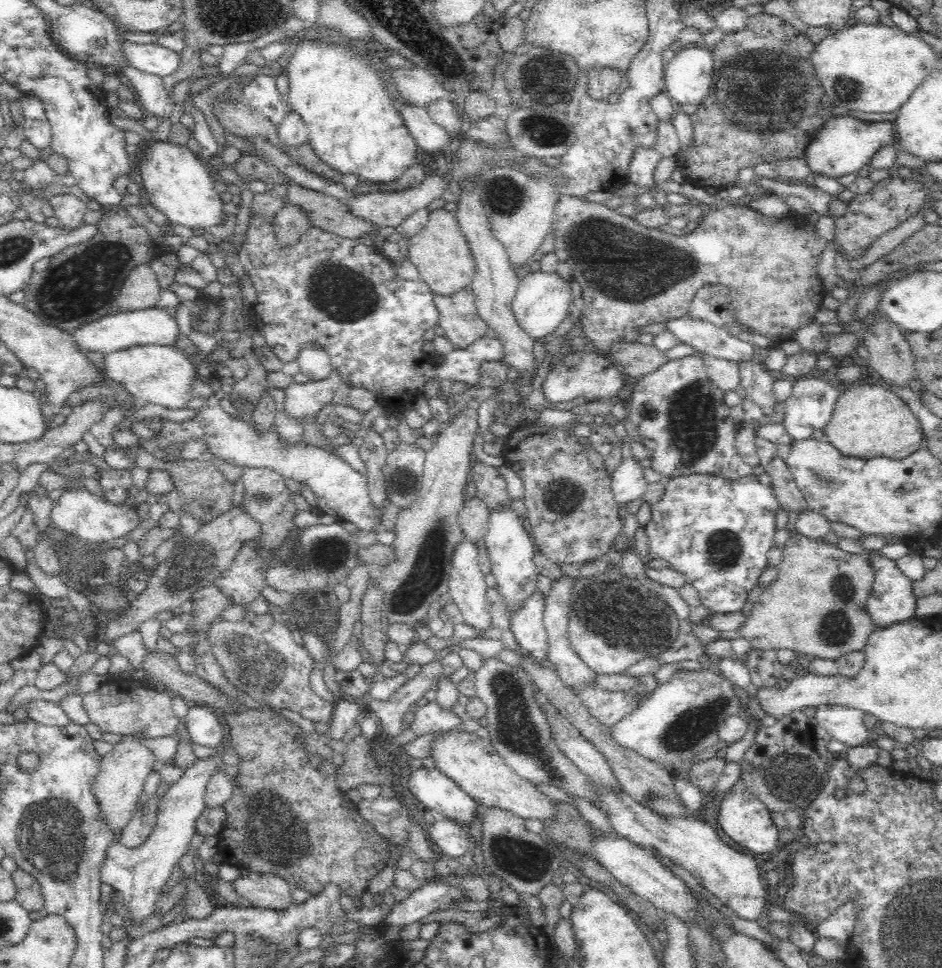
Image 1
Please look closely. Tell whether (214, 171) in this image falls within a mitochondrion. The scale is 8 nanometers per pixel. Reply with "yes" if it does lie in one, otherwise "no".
no

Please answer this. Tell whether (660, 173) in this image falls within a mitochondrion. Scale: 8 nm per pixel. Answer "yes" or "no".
no

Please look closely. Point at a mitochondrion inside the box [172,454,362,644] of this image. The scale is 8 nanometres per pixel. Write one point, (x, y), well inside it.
(327, 553)

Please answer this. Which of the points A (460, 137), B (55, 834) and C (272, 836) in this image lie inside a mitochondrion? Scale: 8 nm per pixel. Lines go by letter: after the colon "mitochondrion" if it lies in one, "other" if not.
A: other
B: mitochondrion
C: mitochondrion

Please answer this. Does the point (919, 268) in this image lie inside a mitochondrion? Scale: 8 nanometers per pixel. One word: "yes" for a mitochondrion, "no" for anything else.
no

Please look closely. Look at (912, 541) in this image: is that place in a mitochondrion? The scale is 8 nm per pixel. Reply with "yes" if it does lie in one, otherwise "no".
no

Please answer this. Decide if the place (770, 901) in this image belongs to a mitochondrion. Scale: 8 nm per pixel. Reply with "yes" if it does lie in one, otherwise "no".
no

